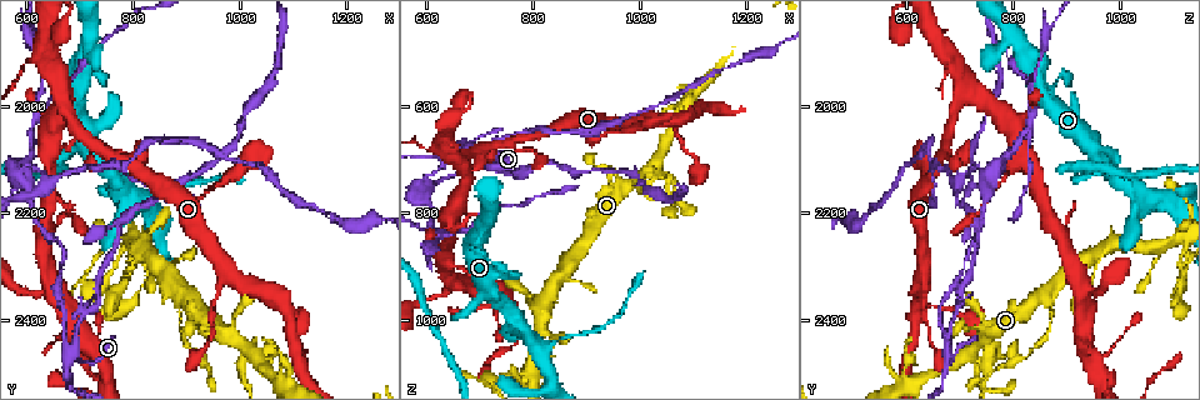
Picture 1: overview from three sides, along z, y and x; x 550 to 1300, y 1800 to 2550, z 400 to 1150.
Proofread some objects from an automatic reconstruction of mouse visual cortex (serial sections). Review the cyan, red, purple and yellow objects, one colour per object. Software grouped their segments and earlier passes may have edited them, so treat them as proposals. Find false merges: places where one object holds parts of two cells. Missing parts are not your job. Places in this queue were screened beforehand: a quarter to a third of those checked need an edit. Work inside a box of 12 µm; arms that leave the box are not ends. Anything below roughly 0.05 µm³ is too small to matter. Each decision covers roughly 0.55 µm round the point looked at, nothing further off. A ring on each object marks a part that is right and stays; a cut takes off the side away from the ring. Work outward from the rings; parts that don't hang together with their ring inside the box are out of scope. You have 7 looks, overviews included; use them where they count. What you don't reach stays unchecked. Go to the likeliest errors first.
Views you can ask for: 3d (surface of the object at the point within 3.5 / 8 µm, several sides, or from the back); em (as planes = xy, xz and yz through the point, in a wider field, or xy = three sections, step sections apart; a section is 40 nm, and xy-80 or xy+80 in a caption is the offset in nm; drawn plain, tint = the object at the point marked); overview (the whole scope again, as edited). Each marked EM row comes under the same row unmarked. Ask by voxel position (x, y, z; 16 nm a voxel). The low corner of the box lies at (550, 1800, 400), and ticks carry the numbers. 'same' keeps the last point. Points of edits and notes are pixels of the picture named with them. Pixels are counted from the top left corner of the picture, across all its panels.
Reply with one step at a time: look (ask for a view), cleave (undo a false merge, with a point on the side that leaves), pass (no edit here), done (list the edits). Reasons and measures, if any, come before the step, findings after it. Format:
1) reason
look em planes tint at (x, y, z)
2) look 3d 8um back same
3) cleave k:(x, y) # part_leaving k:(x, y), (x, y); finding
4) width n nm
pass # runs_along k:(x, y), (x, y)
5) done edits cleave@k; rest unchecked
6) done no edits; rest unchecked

arms run side by side
look 3d 3.5um at (690, 2465, 675)

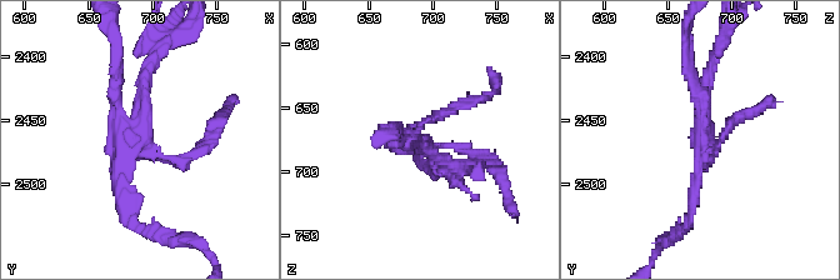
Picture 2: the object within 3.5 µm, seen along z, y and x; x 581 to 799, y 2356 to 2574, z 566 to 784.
look em xy step 3 tint at (692, 2464, 678)

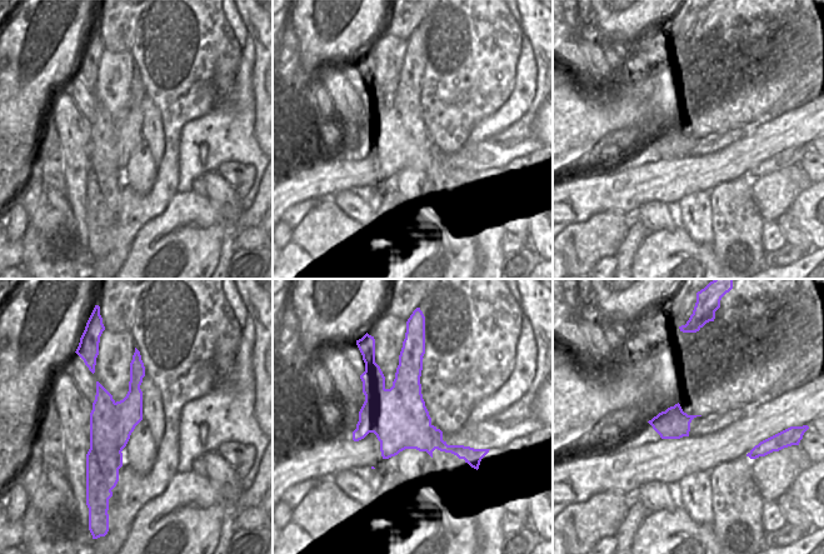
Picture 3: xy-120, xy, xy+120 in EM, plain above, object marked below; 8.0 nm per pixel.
cleave 2:(121, 210) # part_leaving 2:(124, 124), (116, 104), (116, 35); two cells meet here

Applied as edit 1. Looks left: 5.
a narrow waist
look 3d 3.5um at (895, 2410, 870)

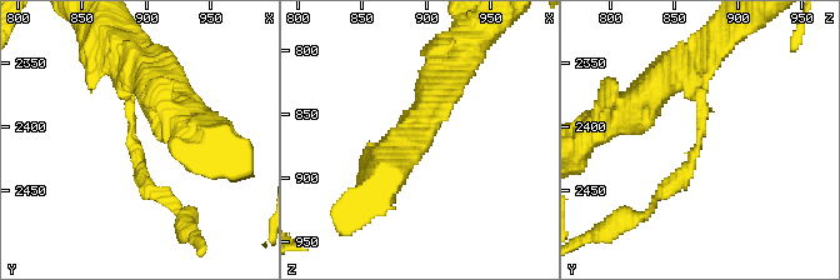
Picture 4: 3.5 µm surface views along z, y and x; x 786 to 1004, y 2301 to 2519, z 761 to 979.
look em planes tint at (892, 2414, 866)

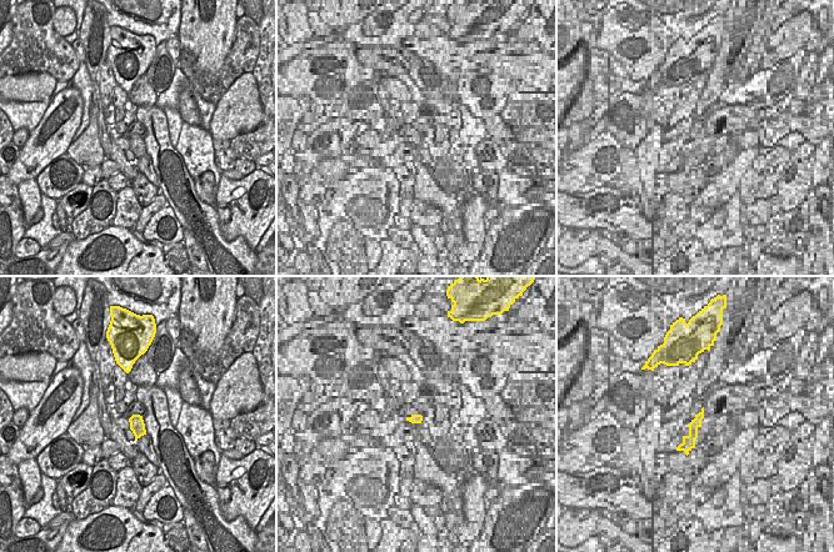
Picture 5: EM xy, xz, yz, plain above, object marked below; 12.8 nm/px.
pass # continuous, no second cell

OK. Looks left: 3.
arms part here
look 3d 3.5um at (770, 2230, 735)

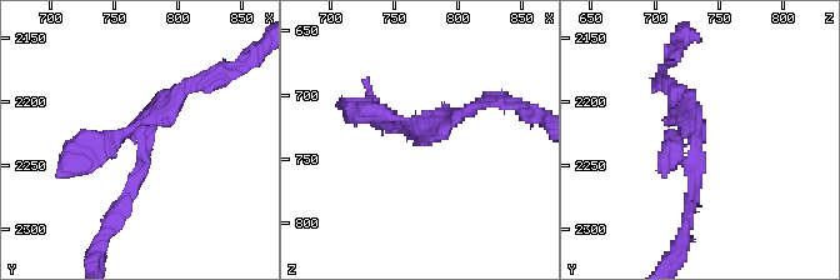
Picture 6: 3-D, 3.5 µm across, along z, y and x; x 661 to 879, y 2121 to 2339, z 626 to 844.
shape alone is not enough
look em xy step 1 tint at (772, 2224, 732)

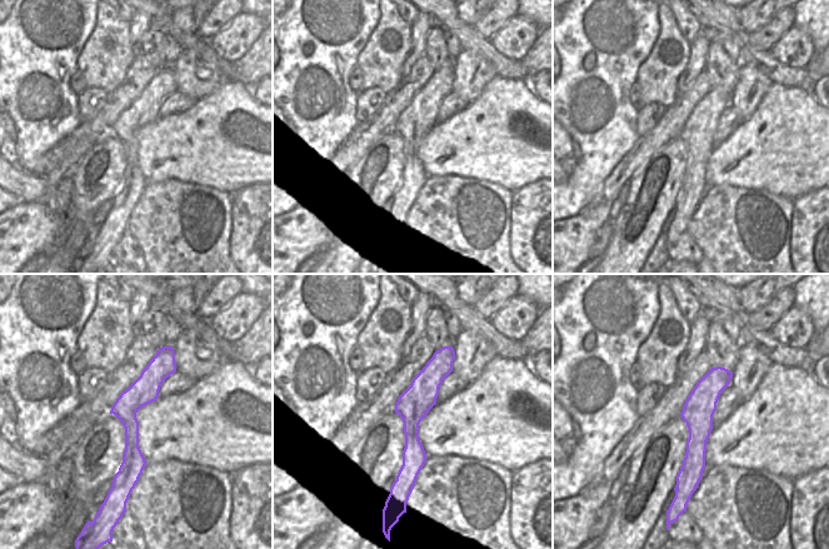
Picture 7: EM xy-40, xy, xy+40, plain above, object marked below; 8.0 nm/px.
width 260 nm
pass # runs_along 6:(118, 209), (140, 171), (148, 118), (198, 79); one cell here

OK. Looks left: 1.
done edits cleave@2; rest unchecked

